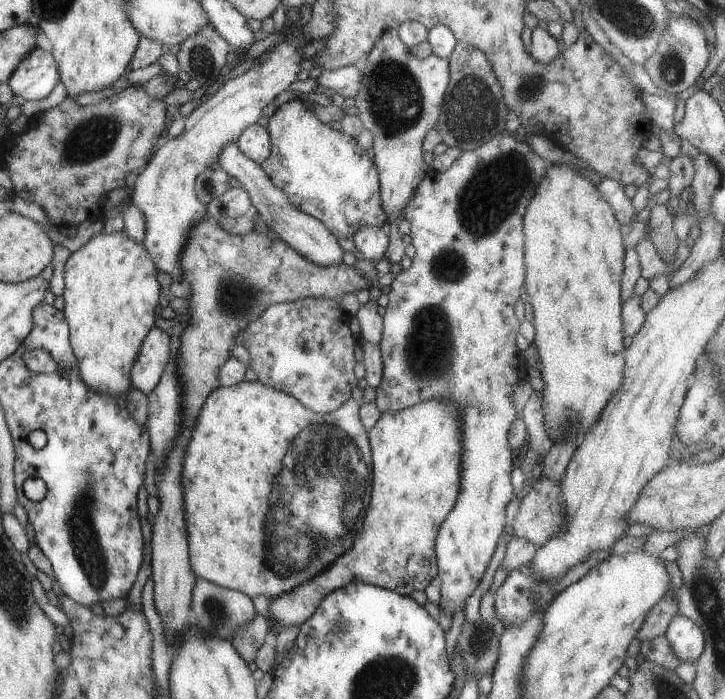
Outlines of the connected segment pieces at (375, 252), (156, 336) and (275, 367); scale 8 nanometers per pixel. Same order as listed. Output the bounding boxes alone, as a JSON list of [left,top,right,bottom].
[[352,226,388,261],[131,326,172,395],[240,297,359,413]]

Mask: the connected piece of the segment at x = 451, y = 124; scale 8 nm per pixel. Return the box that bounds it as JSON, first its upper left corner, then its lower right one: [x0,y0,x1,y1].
[435,41,508,151]

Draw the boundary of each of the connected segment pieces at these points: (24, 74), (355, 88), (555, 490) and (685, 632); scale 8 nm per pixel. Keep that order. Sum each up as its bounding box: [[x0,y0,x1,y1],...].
[[8,47,61,101],[317,64,364,98],[511,476,566,547],[665,615,705,663]]

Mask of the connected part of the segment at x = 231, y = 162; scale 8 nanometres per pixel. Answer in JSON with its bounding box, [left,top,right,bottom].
[218,142,344,266]

